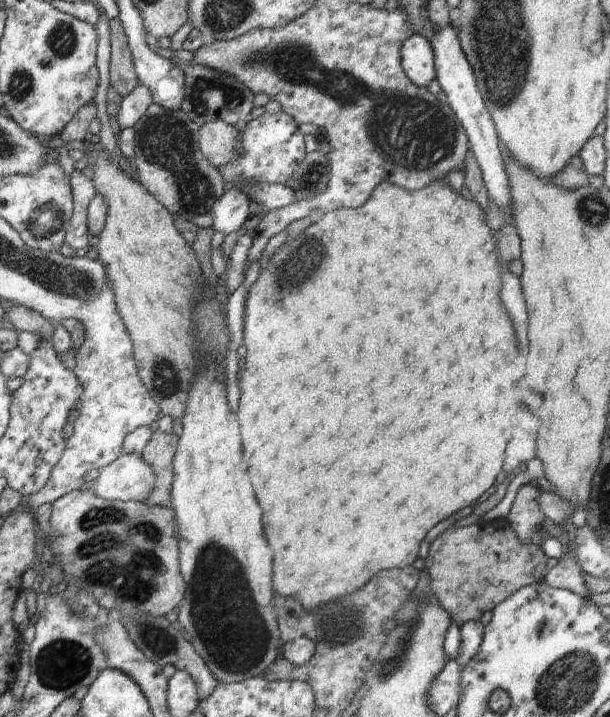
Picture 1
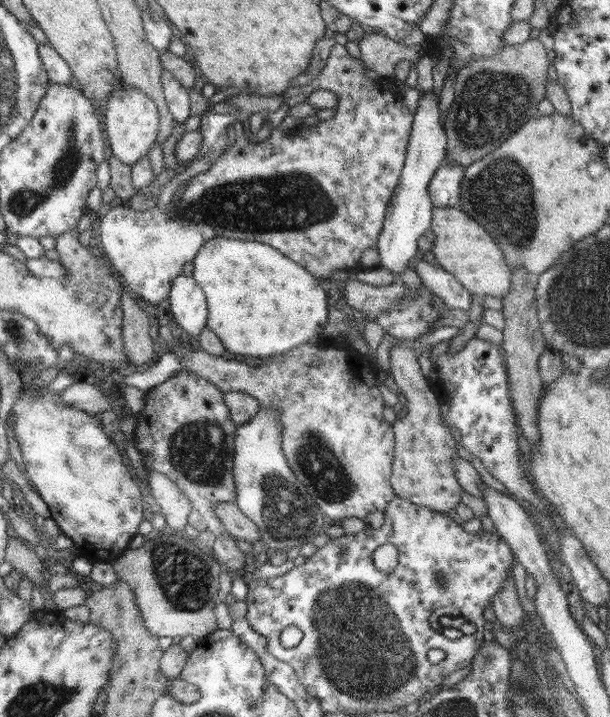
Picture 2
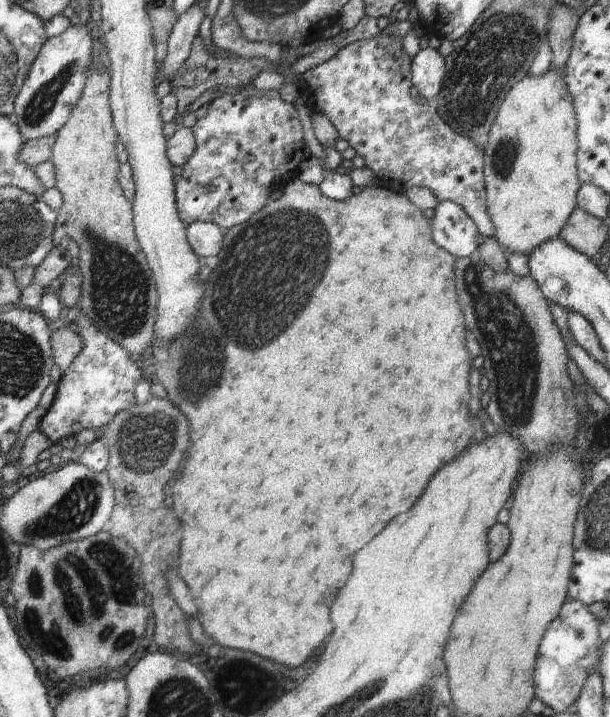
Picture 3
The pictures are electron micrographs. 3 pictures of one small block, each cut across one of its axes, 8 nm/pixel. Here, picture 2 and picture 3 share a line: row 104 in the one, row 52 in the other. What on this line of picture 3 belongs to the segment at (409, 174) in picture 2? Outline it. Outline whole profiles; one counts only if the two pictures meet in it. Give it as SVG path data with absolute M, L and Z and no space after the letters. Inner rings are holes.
M432 47L420 49L410 64L410 81L431 103L442 88L446 74L445 58Z

